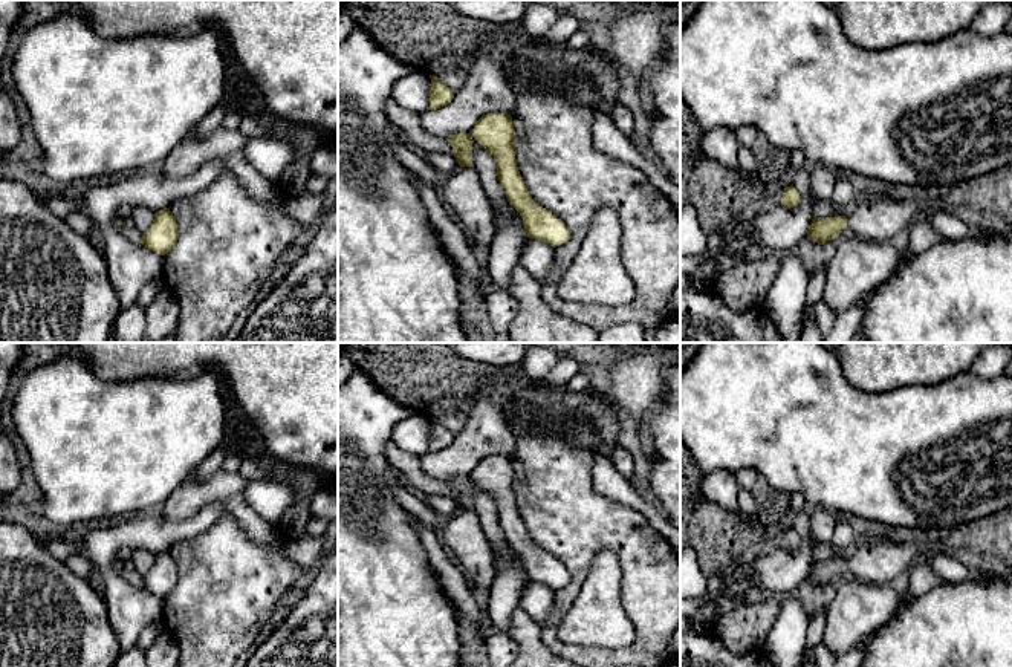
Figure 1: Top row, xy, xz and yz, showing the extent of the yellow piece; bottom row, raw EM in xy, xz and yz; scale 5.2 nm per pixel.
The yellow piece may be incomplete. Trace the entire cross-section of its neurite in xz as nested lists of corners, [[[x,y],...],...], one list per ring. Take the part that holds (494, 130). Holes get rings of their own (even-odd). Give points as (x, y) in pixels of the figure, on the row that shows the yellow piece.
[[[491,112],[483,115],[469,133],[456,133],[446,138],[460,167],[440,184],[437,193],[472,240],[472,251],[483,266],[486,266],[495,236],[495,213],[477,171],[471,167],[474,139],[494,156],[500,185],[509,205],[520,213],[527,237],[541,240],[552,248],[566,243],[570,237],[569,228],[529,194],[517,167],[514,136],[511,115]]]

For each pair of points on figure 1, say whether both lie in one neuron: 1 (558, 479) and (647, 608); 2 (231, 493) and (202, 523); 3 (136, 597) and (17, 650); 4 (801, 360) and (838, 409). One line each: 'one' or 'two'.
1: one
2: two
3: two
4: one

